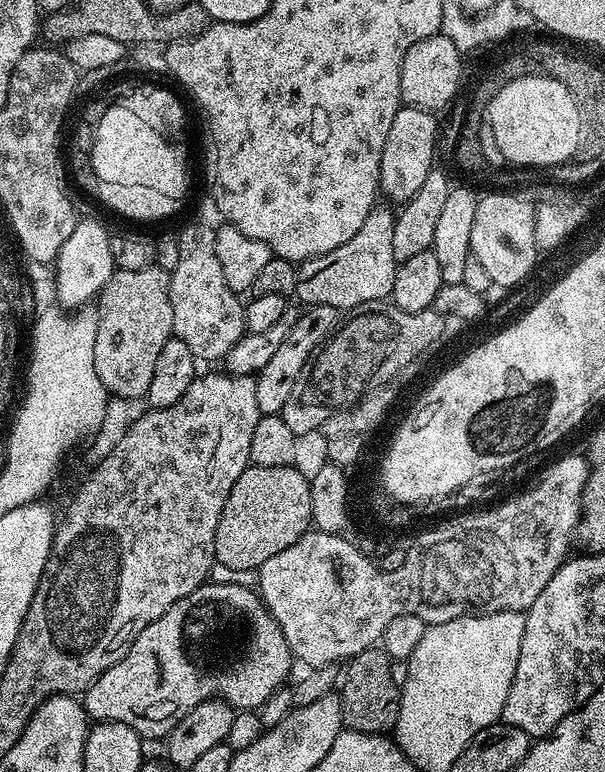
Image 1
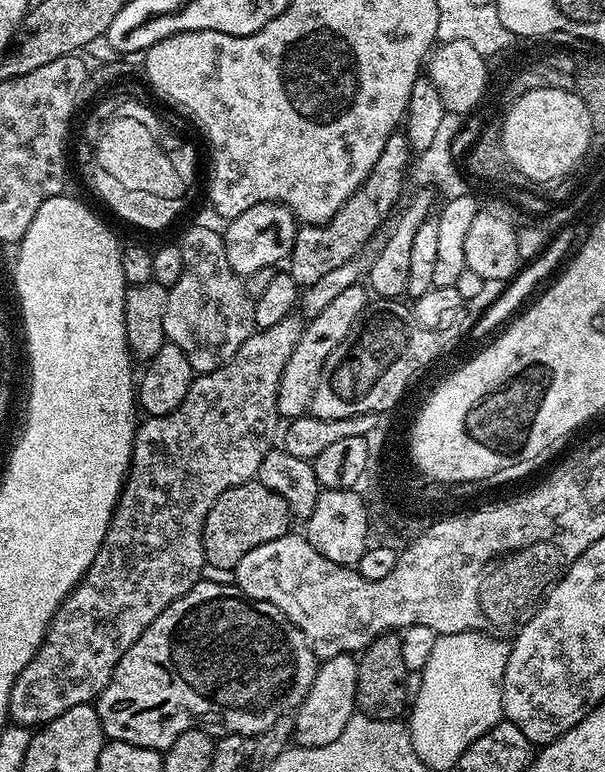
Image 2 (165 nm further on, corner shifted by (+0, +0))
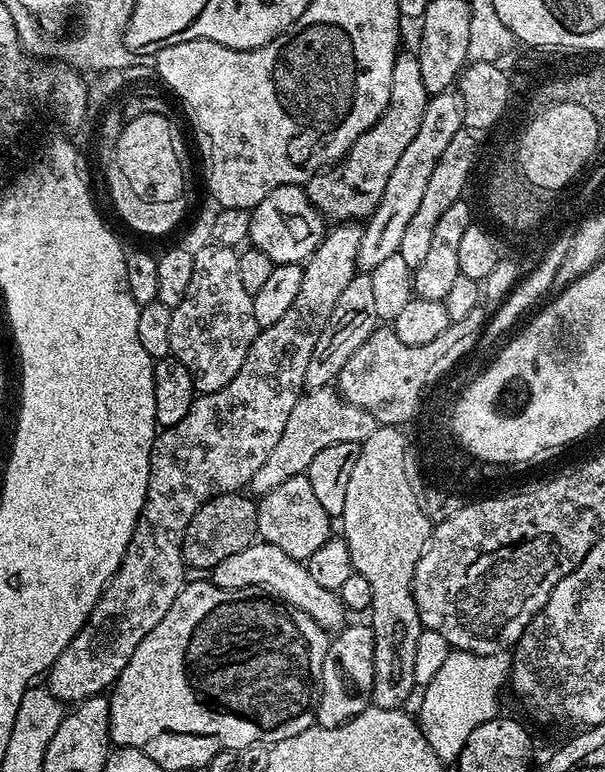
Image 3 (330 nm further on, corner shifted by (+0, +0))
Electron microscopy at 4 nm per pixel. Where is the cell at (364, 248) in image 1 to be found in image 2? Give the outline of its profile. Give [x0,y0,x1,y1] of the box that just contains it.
[286,134,409,286]

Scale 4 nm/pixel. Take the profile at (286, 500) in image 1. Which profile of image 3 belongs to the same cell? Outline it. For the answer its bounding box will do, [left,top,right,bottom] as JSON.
[182,492,258,570]

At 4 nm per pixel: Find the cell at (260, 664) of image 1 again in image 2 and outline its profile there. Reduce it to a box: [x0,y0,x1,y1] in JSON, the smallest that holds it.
[94,578,317,750]

